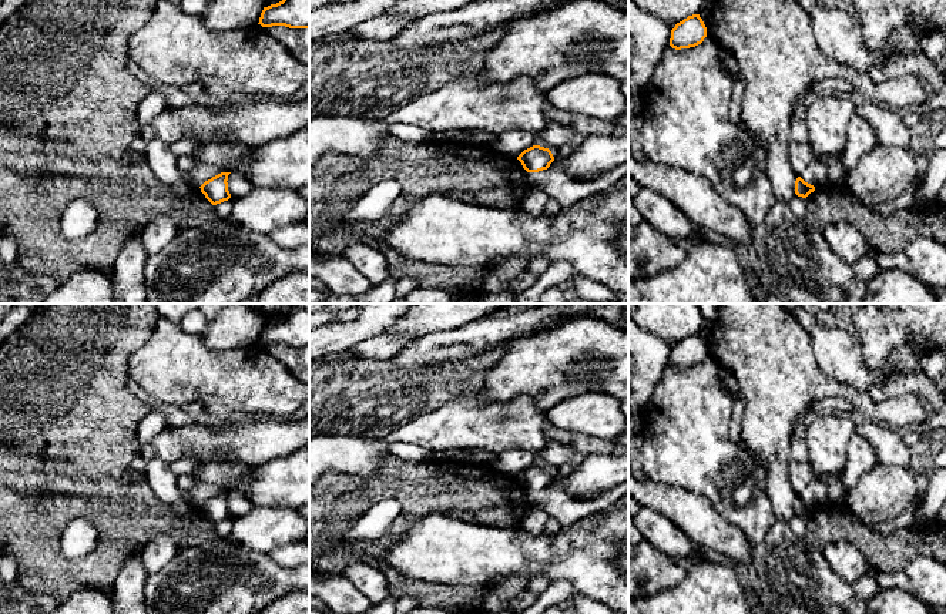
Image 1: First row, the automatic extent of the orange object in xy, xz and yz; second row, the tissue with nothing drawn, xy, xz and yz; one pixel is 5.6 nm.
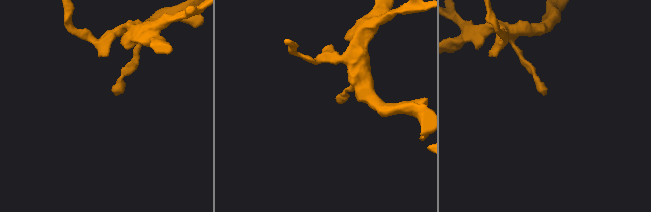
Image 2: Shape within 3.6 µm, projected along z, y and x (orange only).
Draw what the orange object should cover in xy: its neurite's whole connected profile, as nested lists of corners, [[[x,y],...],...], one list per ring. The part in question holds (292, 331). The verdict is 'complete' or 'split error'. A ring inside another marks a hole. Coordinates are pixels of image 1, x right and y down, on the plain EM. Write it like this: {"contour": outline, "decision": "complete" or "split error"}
{"contour": [[[309,309],[295,311],[282,321],[264,326],[258,343],[309,348]]], "decision": "complete"}

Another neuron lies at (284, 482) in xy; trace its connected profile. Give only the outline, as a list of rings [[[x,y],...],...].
[[[309,447],[288,456],[275,457],[255,466],[254,479],[235,486],[199,482],[184,497],[194,506],[221,491],[241,491],[251,499],[254,507],[293,507],[309,504]]]

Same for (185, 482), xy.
[[[212,463],[201,464],[192,474],[177,477],[177,484],[182,493],[187,493],[199,482],[211,484],[235,486],[254,479],[255,466],[245,463]]]

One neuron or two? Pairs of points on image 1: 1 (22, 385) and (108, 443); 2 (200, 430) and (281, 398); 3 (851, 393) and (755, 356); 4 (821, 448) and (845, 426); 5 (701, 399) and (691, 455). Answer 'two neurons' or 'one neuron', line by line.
1: one neuron
2: two neurons
3: one neuron
4: one neuron
5: one neuron

